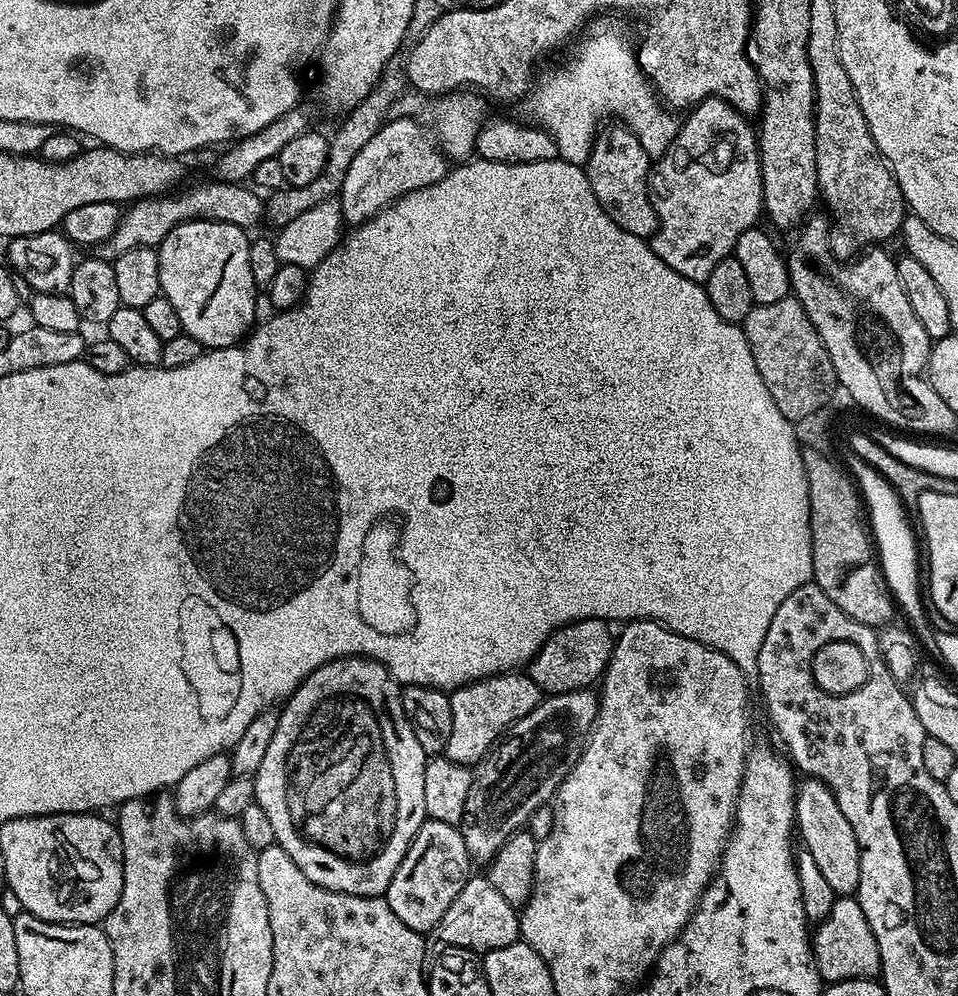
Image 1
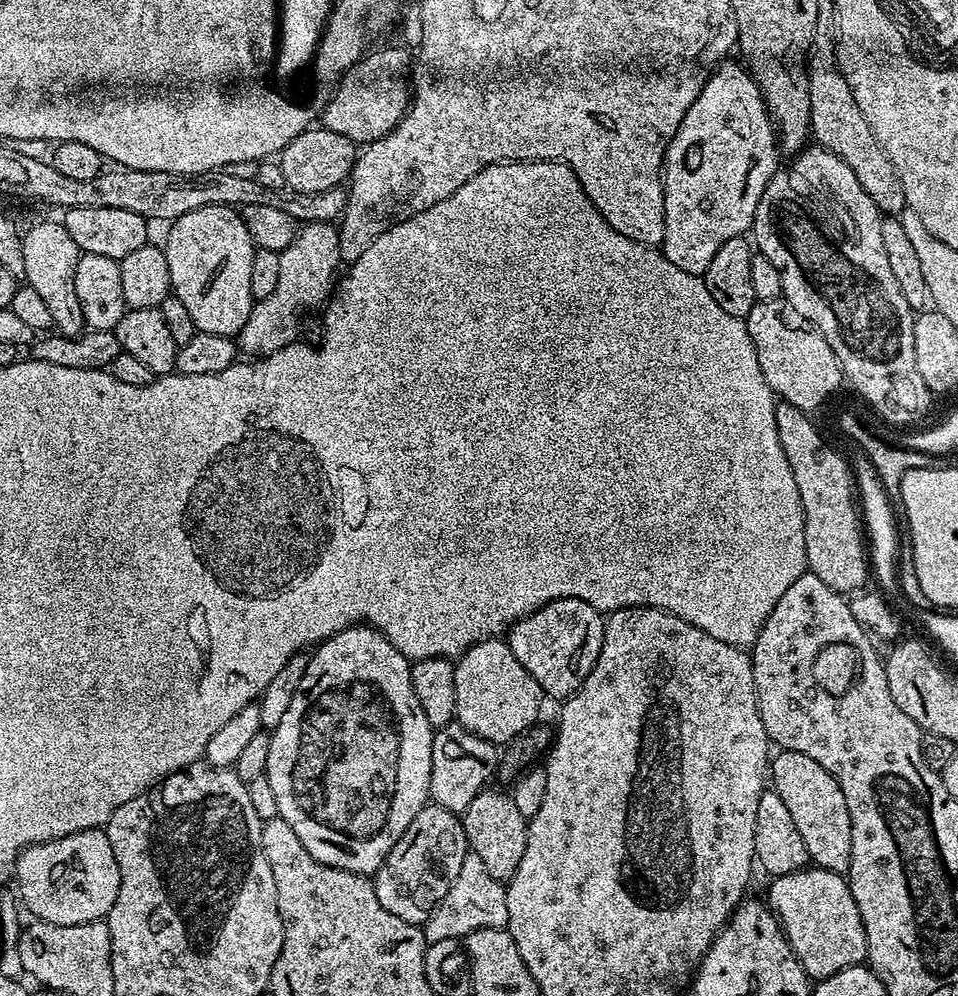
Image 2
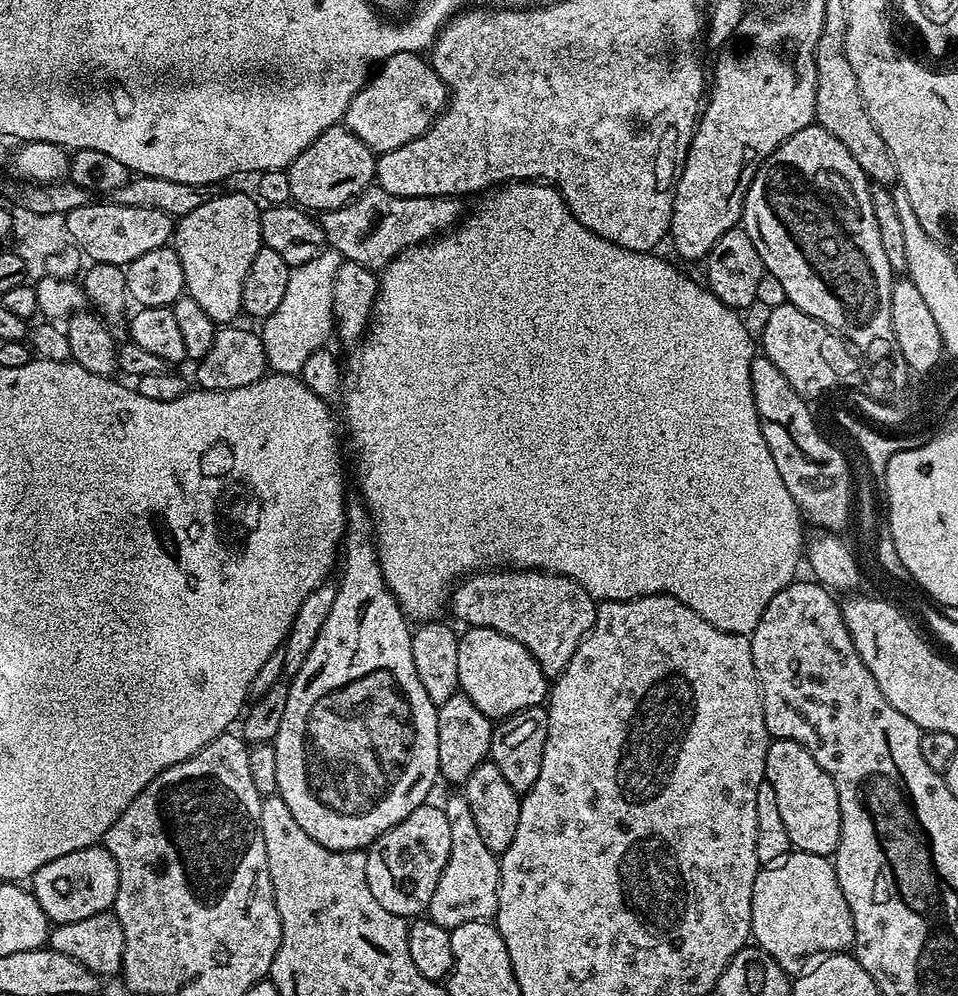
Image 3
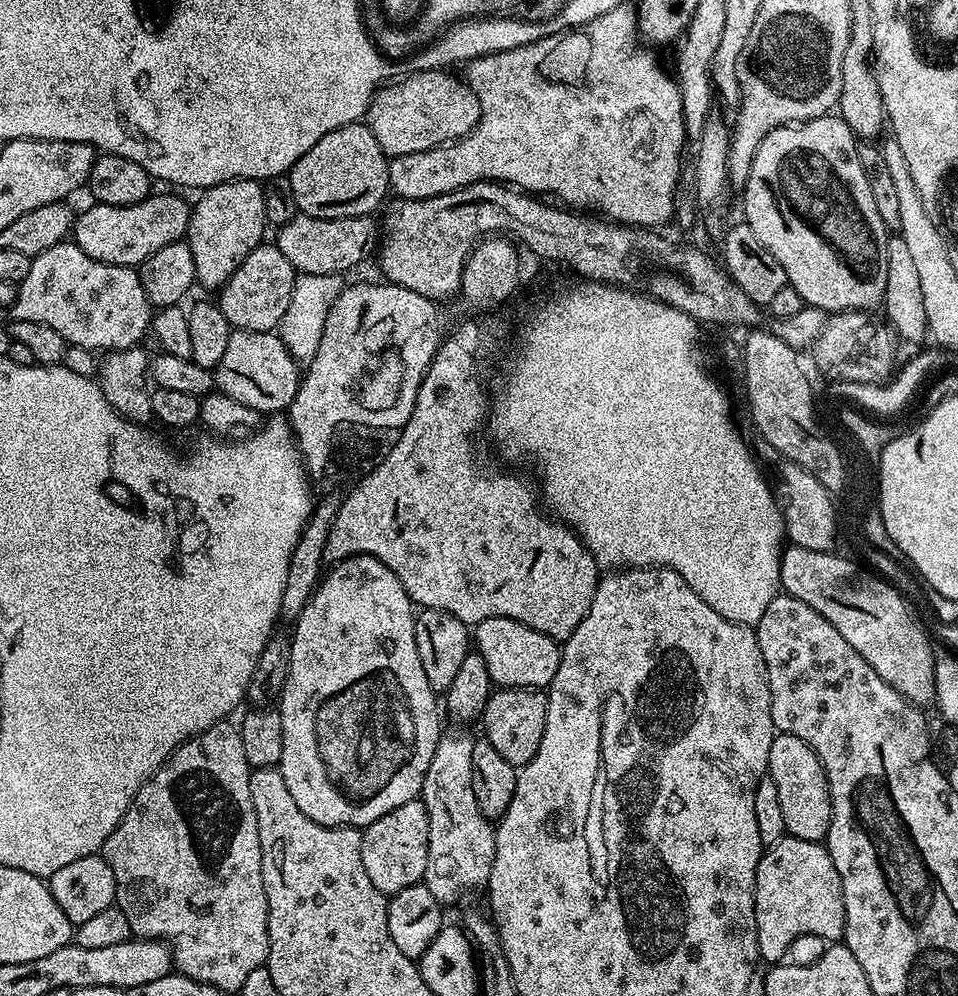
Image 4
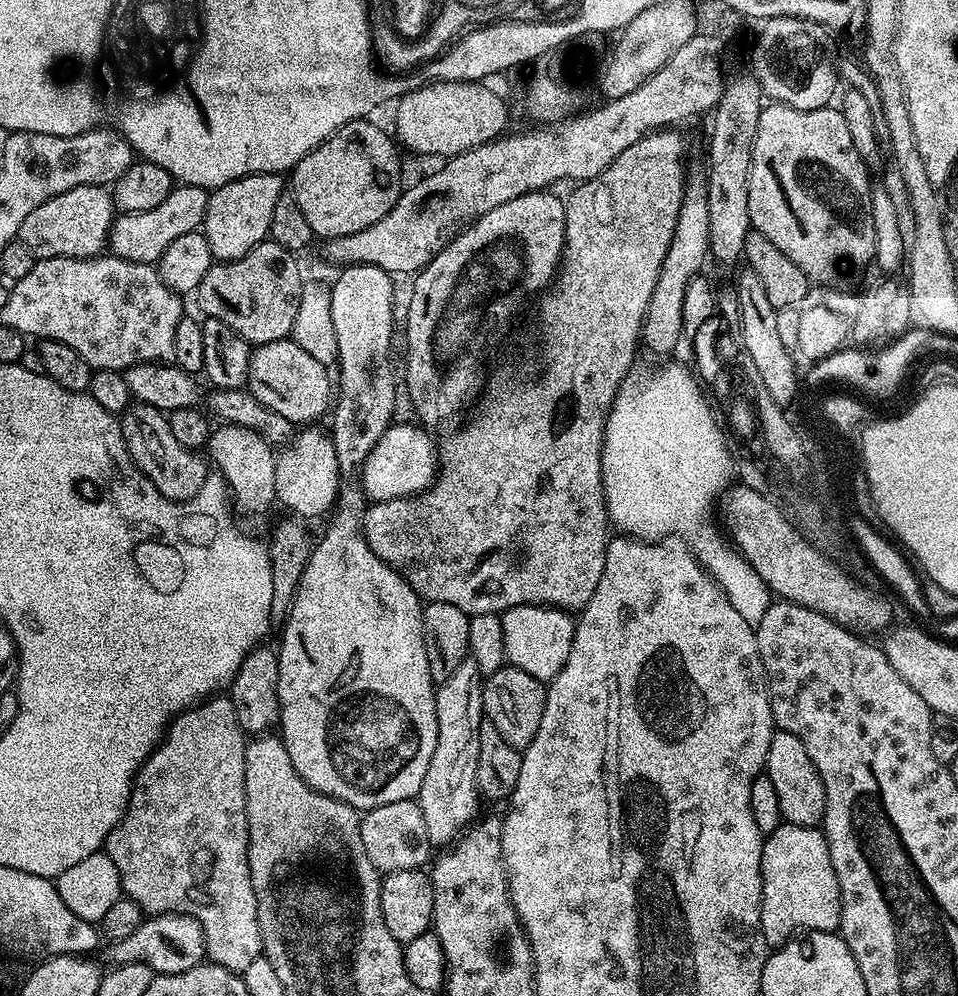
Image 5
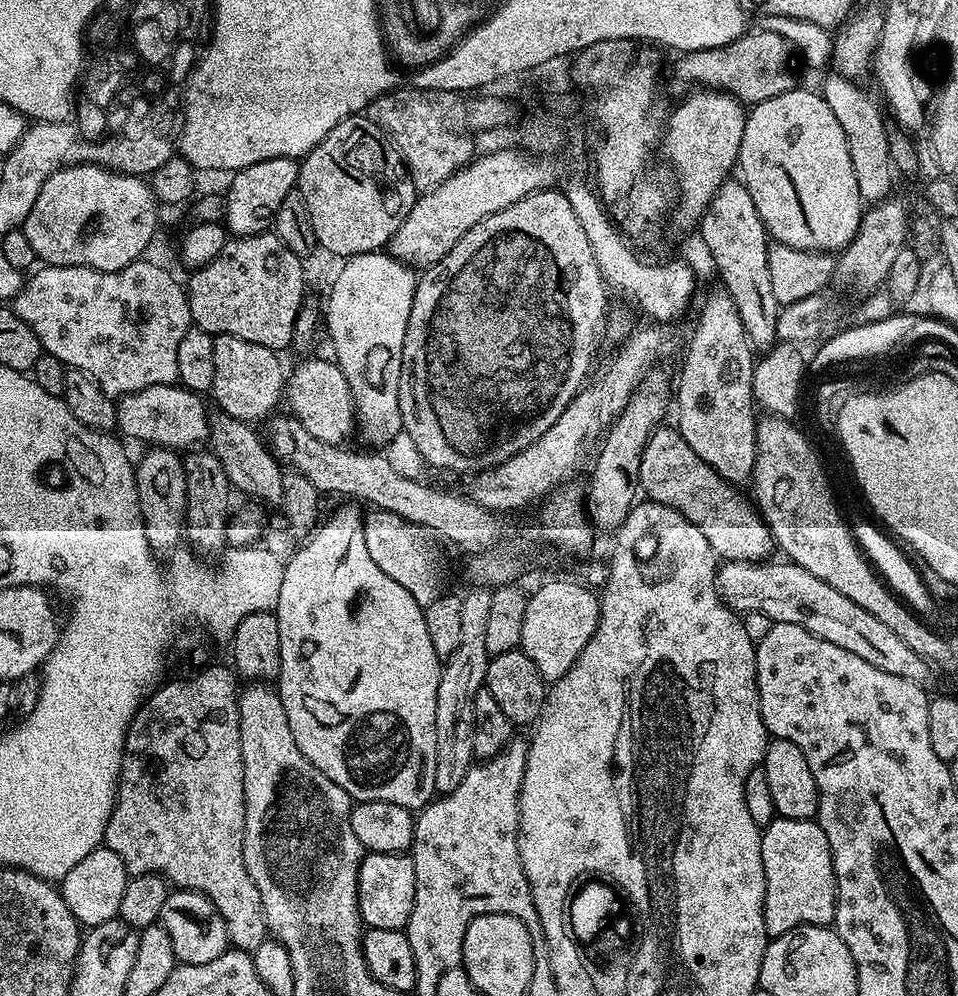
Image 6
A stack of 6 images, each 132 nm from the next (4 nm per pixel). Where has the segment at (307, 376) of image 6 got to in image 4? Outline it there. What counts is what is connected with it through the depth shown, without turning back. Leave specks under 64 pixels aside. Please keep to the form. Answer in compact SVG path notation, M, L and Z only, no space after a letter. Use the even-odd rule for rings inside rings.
M233 331L222 362L213 371L213 383L221 388L224 396L242 402L261 414L278 414L287 409L300 389L302 368L298 361L286 350L282 338L275 331L242 332Z

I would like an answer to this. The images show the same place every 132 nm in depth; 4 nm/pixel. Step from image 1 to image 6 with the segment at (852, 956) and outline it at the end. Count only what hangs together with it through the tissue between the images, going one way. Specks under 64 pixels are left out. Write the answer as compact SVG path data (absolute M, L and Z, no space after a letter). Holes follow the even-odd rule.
M781 816L761 831L762 866L766 874L764 921L769 937L803 924L831 925L836 918L836 871L830 842L815 819Z

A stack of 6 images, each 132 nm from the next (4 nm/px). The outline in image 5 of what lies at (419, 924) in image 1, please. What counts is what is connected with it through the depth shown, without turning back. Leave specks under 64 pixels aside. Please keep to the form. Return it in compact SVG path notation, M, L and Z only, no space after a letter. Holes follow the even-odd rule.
M415 799L386 802L386 806L367 809L360 817L360 833L362 846L366 846L366 858L374 862L377 872L381 874L423 869L434 852L426 830L426 818L422 818L422 810Z

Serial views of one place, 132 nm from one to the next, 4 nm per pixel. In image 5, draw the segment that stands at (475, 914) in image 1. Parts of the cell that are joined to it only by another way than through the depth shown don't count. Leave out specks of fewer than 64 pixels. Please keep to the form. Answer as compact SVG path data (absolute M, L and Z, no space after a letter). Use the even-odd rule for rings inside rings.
M470 658L464 660L462 666L458 666L458 670L450 674L450 678L439 681L436 689L436 713L438 714L438 742L434 746L434 755L430 757L426 778L422 778L418 803L422 810L422 818L426 818L426 830L430 834L432 845L448 846L477 819L476 807L482 804L476 790L478 730L480 721L485 719L482 706L482 677L476 669L475 662Z

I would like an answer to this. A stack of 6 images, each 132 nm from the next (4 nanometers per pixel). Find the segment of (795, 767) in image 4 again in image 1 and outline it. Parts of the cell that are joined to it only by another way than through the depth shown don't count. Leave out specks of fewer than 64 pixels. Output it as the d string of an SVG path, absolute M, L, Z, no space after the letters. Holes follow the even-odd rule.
M804 778L799 781L796 789L794 828L798 833L799 843L806 850L810 850L810 855L814 858L820 873L826 878L830 890L834 890L837 897L855 897L860 873L858 840L854 838L850 822L846 822L846 814L838 810L834 794L824 785L824 781L815 778Z

